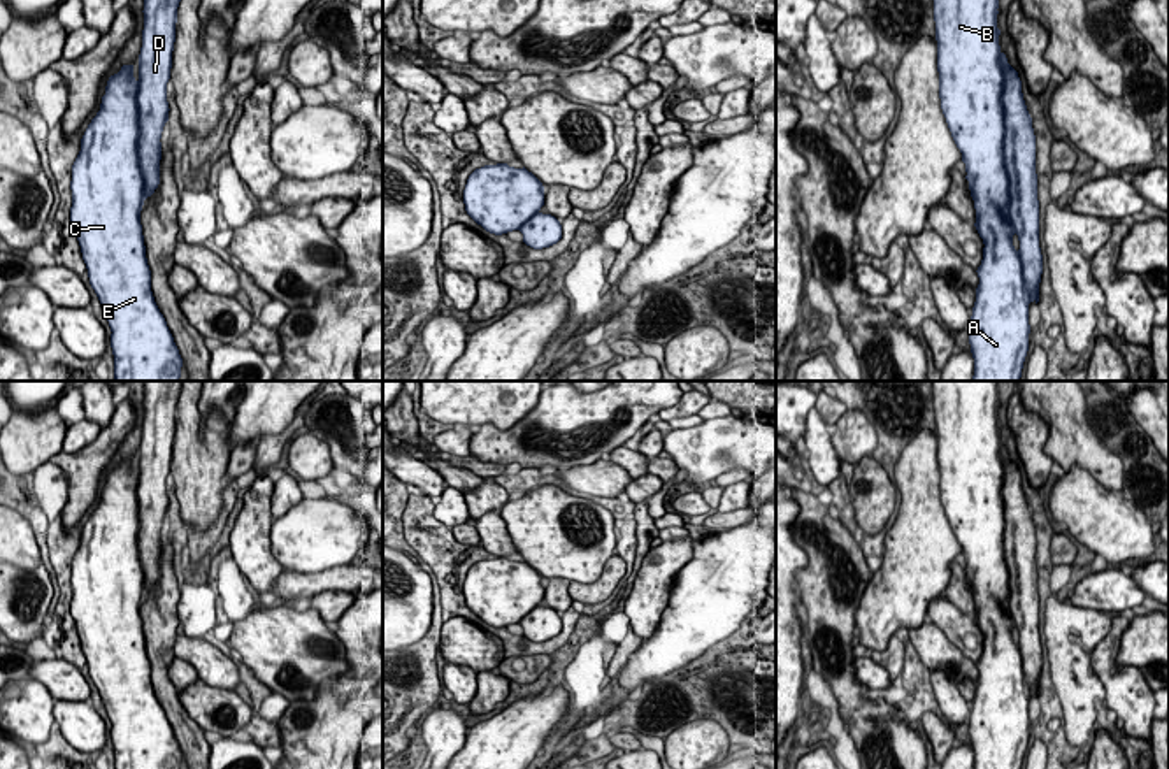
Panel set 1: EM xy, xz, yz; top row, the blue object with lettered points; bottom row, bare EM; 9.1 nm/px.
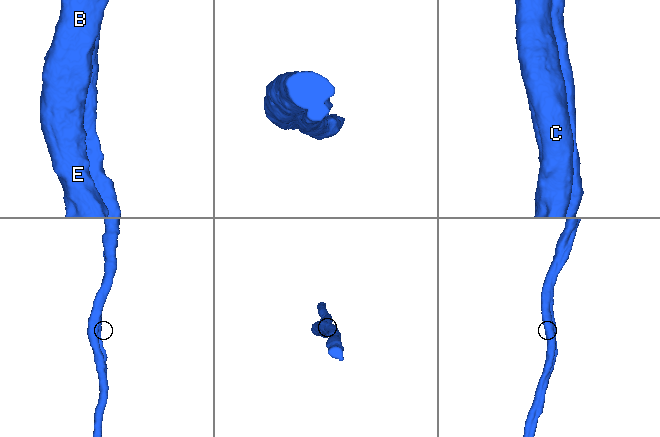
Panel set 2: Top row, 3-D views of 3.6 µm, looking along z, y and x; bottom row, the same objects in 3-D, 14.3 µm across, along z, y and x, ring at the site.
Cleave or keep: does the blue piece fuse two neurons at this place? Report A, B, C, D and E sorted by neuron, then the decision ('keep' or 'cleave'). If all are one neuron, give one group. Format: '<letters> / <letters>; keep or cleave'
A B C D E; keep

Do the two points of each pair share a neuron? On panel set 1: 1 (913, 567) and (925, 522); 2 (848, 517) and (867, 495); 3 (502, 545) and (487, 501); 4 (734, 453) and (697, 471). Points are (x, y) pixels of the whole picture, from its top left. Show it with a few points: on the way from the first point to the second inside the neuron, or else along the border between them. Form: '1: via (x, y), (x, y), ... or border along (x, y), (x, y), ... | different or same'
1: via (917, 557), (922, 532) | same
2: border along (846, 487), (859, 525) | different
3: via (494, 534), (487, 511) | same
4: via (725, 453), (713, 455), (706, 462) | same

